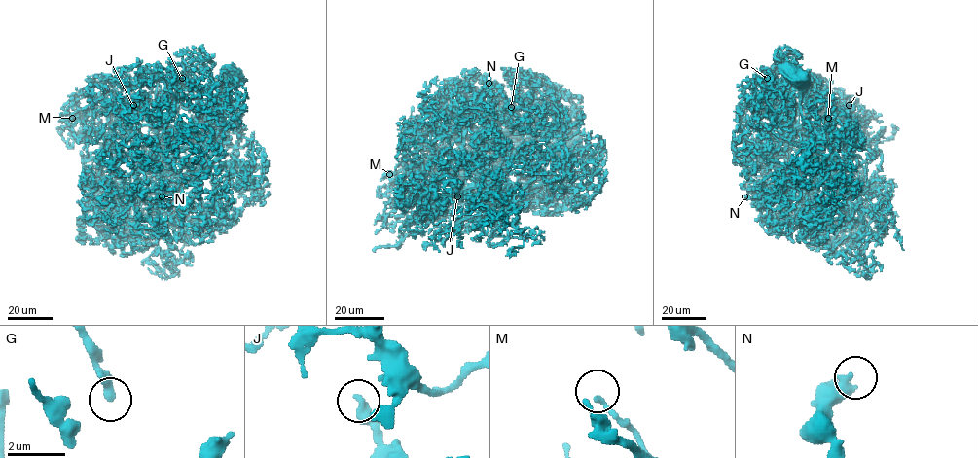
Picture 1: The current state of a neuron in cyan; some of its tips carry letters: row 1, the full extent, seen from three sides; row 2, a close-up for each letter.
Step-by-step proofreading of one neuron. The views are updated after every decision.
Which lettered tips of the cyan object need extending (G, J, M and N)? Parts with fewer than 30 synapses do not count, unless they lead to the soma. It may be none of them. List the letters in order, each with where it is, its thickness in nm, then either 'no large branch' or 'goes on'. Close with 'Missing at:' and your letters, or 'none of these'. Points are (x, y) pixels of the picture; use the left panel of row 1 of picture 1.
G: (182, 78) | 400 nm | no large branch
J: (133, 105) | 280 nm | no large branch
M: (72, 118) | 180 nm | no large branch
N: (162, 196) | 480 nm | no large branch
Missing at: none of these

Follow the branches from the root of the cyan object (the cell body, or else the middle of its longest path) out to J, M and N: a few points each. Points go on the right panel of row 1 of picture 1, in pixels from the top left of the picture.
J: (797, 77), (802, 120), (837, 157), (840, 172), (833, 173), (851, 157), (849, 105)
M: (797, 77), (801, 118), (837, 157), (839, 173), (851, 157), (840, 134), (848, 122), (825, 110), (828, 118)
N: (797, 77), (801, 118), (837, 157), (840, 172), (821, 164), (787, 172), (784, 198), (773, 204), (744, 196)

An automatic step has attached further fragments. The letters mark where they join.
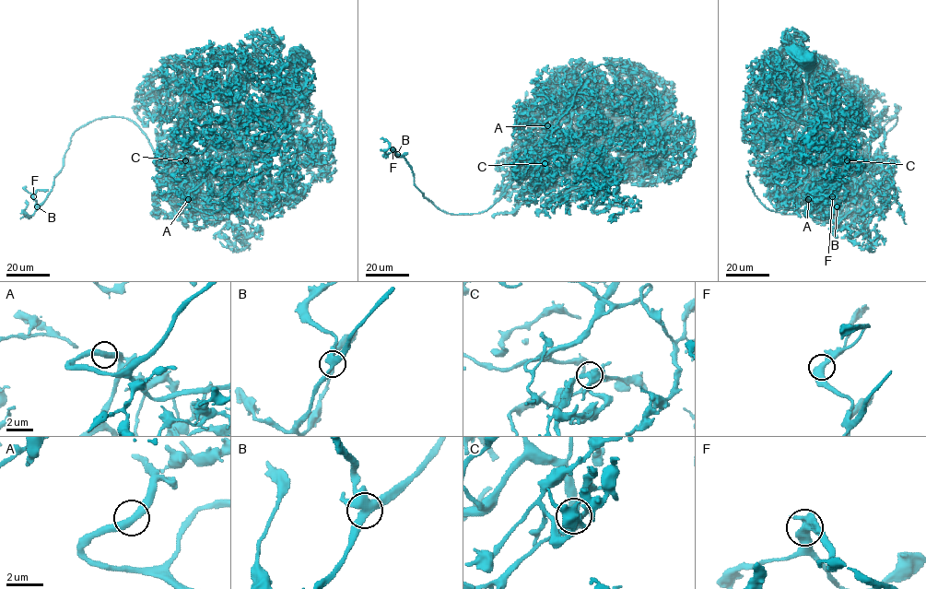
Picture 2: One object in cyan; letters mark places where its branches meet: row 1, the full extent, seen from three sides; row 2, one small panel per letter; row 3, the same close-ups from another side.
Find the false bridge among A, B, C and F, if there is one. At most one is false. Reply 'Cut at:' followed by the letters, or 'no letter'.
Cut at: C

